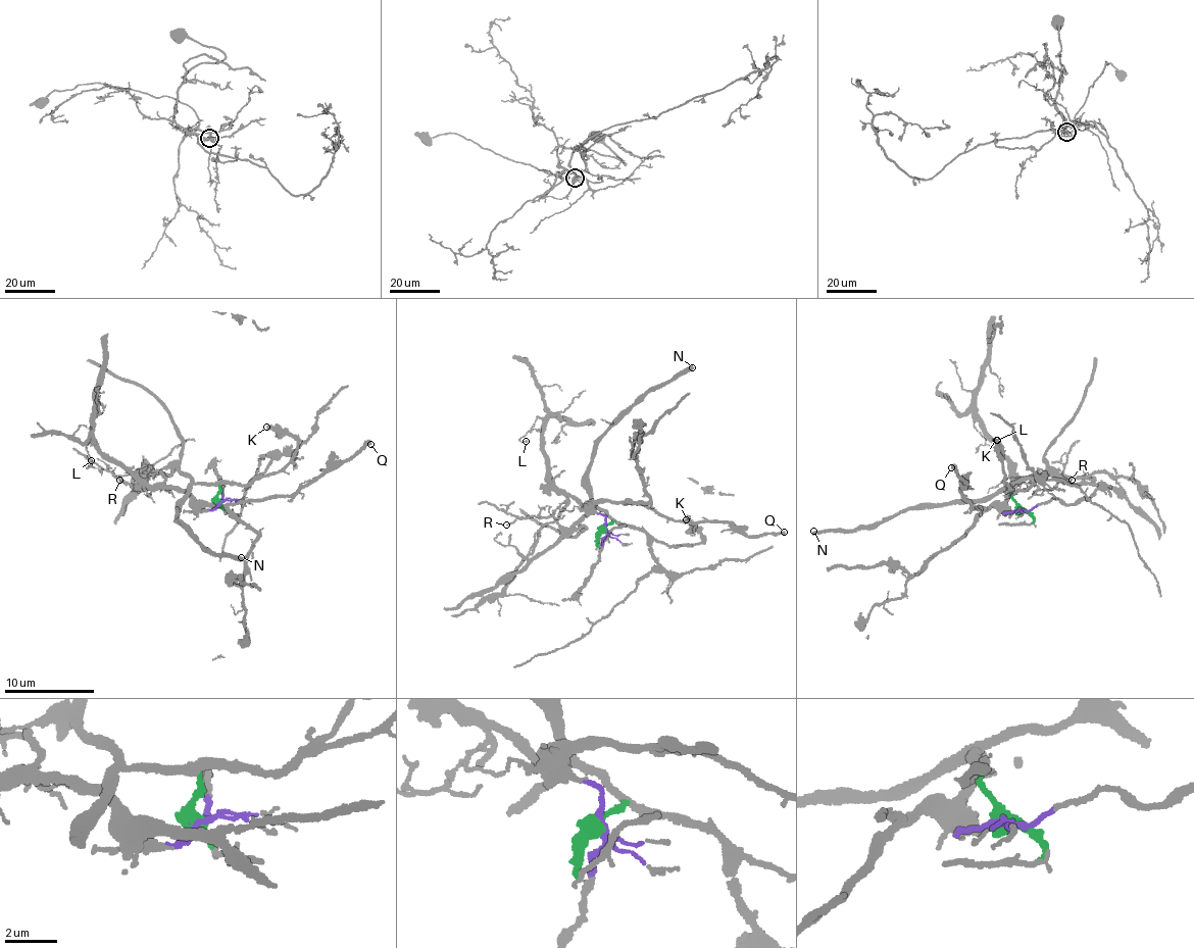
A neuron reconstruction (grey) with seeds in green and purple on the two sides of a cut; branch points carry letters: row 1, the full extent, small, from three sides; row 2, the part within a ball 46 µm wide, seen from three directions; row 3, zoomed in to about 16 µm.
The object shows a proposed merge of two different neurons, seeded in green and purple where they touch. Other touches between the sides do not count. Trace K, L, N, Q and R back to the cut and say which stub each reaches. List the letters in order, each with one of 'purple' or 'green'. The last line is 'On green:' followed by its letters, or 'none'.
K: green
L: purple
N: green
Q: purple
R: purple
On green: K, N

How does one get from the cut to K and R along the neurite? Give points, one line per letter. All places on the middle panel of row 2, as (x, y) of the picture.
K: (604, 529), (613, 521), (641, 528), (669, 545), (701, 541), (685, 518)
R: (604, 529), (605, 518), (590, 513), (569, 495), (547, 517), (519, 517), (505, 525)

